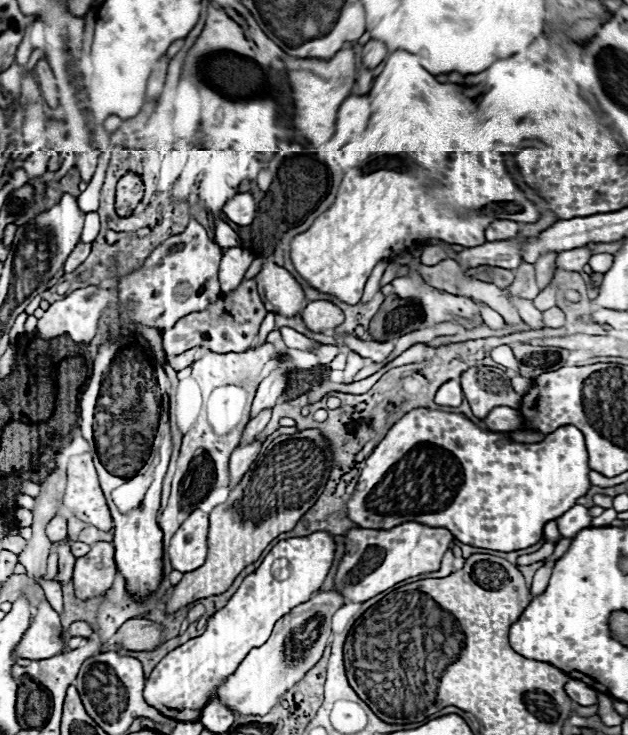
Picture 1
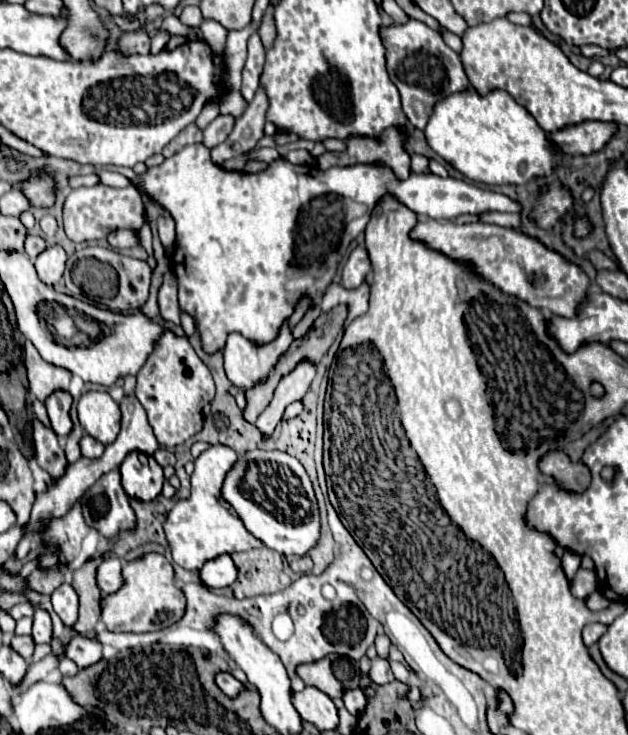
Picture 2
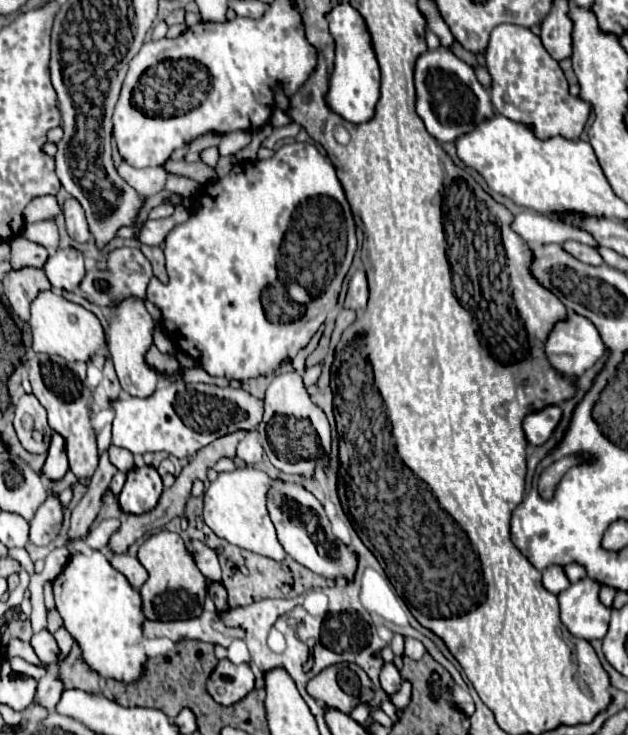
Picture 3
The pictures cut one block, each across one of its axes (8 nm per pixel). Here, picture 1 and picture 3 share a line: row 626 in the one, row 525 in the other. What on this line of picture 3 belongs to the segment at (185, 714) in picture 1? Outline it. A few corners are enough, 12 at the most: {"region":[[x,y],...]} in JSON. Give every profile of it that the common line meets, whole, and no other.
{"region":[[238,466],[204,490],[210,530],[284,560],[266,510],[270,476]]}

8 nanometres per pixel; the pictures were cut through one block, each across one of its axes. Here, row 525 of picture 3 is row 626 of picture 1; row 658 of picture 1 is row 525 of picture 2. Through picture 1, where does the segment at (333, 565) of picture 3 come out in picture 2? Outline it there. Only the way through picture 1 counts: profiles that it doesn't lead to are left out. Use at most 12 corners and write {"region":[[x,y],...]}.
{"region":[[256,448],[222,500],[254,538],[304,556],[320,516],[304,466]]}

